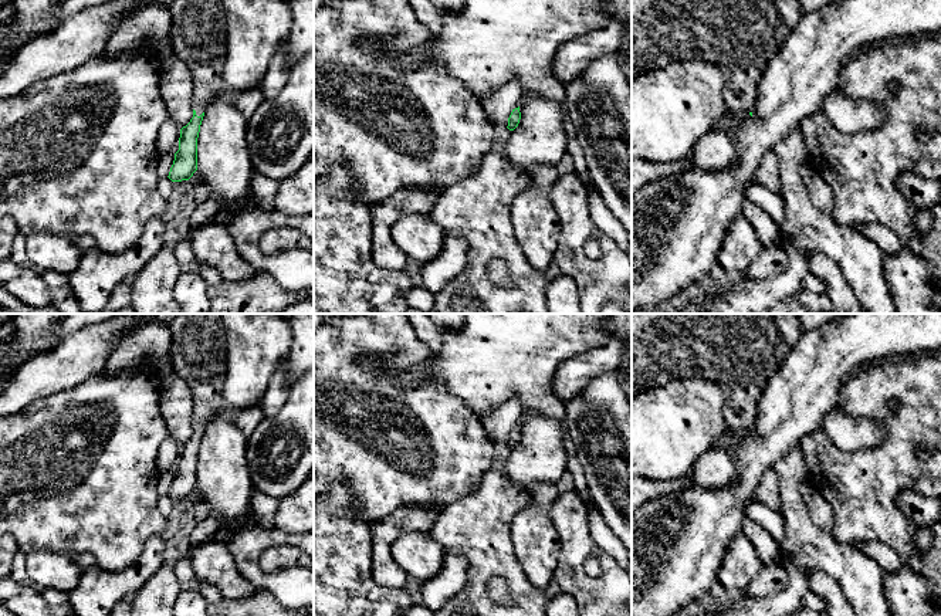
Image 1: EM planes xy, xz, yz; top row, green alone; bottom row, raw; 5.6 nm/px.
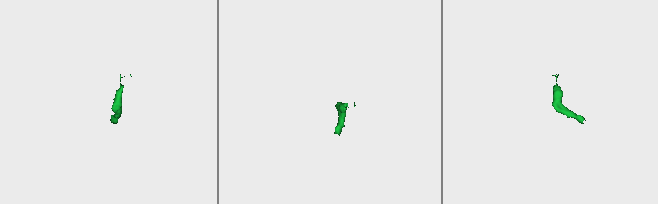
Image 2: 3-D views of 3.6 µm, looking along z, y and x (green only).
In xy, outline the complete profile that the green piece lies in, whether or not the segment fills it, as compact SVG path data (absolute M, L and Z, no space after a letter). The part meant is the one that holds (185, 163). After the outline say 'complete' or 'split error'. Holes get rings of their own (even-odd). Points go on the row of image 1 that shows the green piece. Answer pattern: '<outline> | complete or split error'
M175 0L170 14L173 53L193 78L193 118L180 129L179 150L167 176L172 182L182 182L197 170L197 138L204 109L229 94L221 78L227 20L223 0Z | split error

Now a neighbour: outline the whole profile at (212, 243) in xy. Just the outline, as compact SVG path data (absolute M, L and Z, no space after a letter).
M211 221L190 229L183 240L190 244L194 253L194 264L214 267L223 280L241 282L258 273L240 255L226 224Z

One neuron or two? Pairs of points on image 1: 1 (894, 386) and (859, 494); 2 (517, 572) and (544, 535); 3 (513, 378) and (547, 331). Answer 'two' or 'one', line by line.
1: one
2: two
3: one

